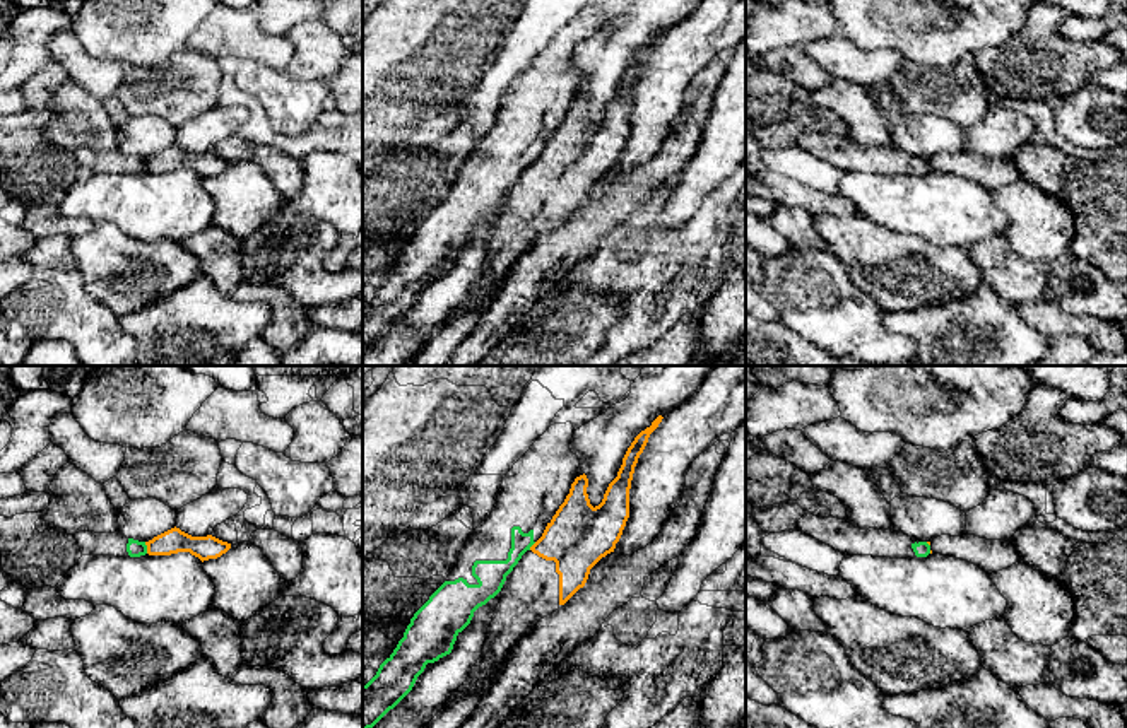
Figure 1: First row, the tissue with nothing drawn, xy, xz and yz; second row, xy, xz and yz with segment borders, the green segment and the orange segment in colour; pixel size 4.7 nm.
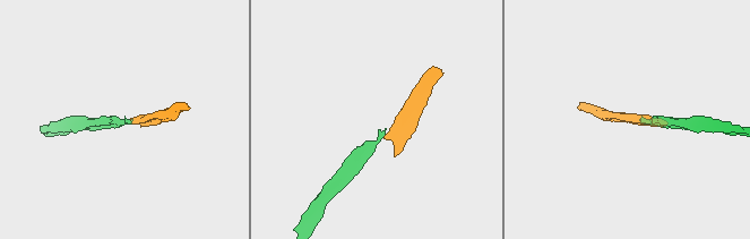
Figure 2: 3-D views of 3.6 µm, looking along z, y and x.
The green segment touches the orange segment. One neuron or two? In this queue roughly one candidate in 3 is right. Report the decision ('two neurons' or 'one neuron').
two neurons

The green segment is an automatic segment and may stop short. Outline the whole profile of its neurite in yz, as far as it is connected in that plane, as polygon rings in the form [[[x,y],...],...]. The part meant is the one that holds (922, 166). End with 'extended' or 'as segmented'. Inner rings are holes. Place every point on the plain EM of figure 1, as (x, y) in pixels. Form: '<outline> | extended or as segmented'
[[[804,132],[795,144],[799,149],[833,164],[843,173],[872,173],[891,176],[927,174],[930,162],[905,150],[888,147],[860,147],[847,137]]] | extended

